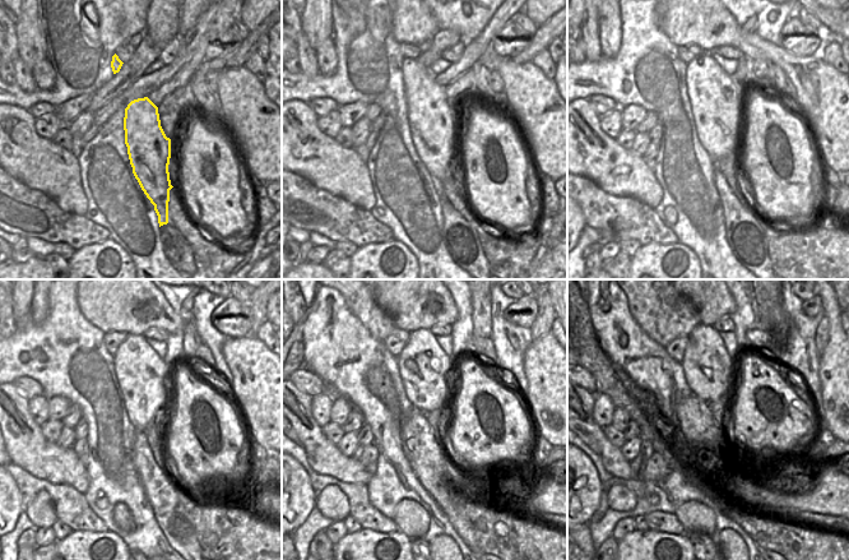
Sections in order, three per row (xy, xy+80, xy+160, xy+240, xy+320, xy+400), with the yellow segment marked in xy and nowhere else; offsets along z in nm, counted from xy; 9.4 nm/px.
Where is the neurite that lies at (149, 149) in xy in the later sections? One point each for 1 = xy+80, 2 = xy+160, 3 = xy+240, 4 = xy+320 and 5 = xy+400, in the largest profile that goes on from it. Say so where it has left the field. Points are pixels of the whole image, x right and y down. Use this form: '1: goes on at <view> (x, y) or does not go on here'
1: goes on at xy+80 (432, 119)
2: goes on at xy+160 (715, 98)
3: goes on at xy+240 (140, 373)
4: goes on at xy+320 (423, 366)
5: goes on at xy+400 (708, 366)

